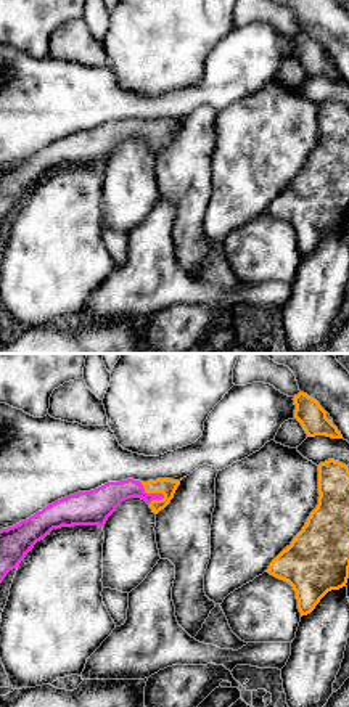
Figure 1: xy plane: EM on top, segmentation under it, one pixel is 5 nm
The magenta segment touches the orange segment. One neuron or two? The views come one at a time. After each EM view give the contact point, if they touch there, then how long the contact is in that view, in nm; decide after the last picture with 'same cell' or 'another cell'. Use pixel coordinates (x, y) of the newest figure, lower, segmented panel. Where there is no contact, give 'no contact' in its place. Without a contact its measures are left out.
(151, 494) | 150 nm

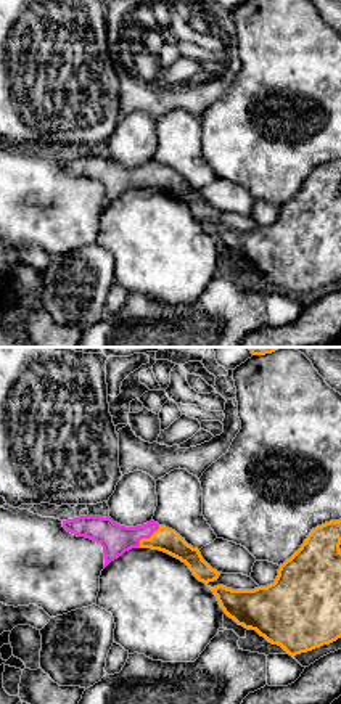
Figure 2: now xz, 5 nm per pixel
(147, 537) | 160 nm

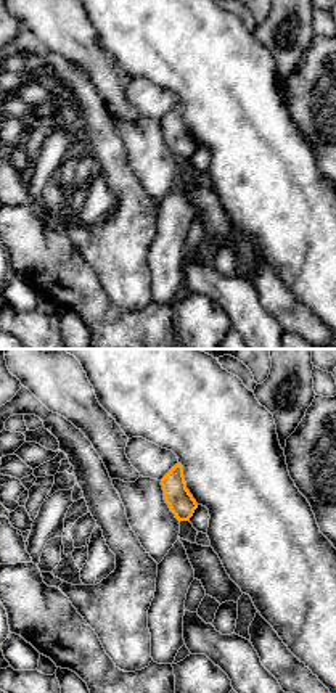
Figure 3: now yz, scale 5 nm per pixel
no contact

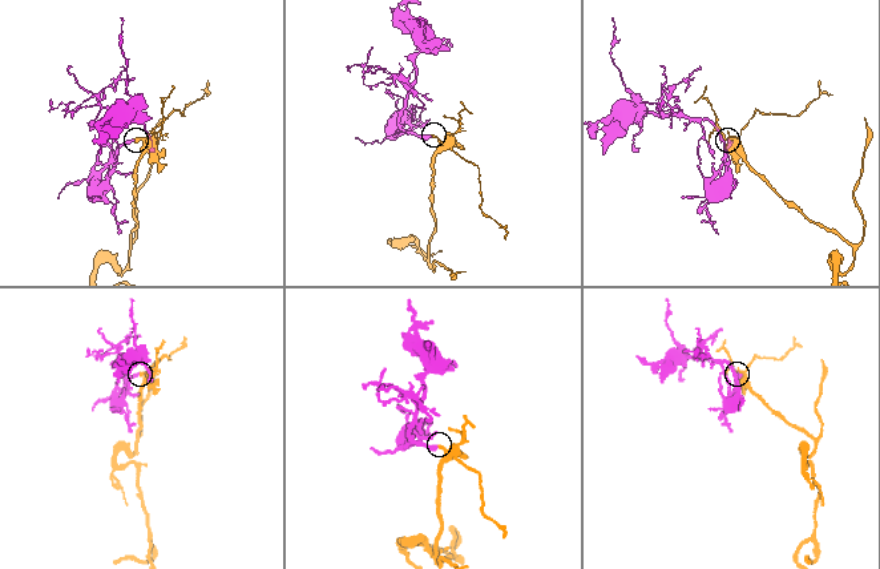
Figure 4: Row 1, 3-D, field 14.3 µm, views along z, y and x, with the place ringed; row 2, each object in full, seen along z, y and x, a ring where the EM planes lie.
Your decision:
same cell

